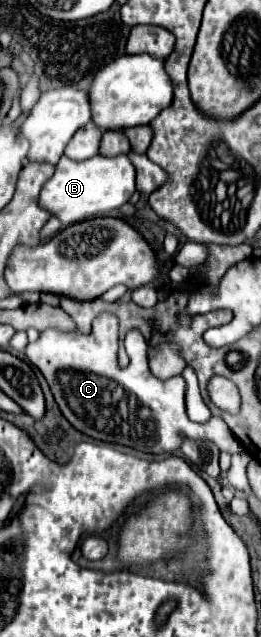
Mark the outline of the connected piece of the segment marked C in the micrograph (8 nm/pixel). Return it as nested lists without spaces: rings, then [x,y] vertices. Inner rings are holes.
[[[45,329],[45,331],[41,331],[41,335],[35,343],[29,343],[25,347],[27,359],[43,373],[63,417],[77,431],[81,431],[97,441],[117,443],[117,445],[125,445],[125,447],[131,447],[131,449],[137,449],[143,453],[155,453],[155,455],[177,451],[183,441],[181,433],[189,439],[209,439],[221,451],[229,451],[229,453],[241,451],[239,441],[235,439],[235,435],[231,433],[227,423],[223,423],[221,417],[211,417],[207,423],[195,423],[187,417],[187,409],[185,409],[187,383],[183,377],[171,377],[167,381],[157,379],[149,371],[147,353],[145,353],[145,365],[127,365],[125,369],[121,369],[117,365],[117,347],[115,349],[103,347],[101,343],[97,343],[97,335],[99,333],[95,333],[95,331],[85,335],[81,331],[63,333],[61,329]]]

